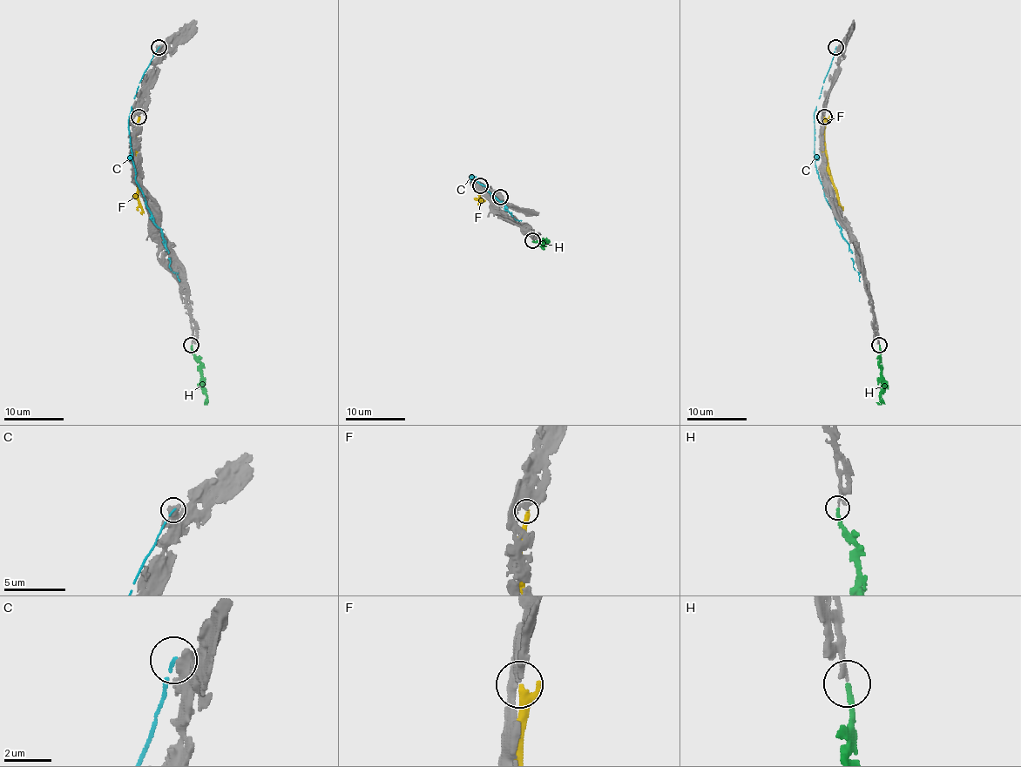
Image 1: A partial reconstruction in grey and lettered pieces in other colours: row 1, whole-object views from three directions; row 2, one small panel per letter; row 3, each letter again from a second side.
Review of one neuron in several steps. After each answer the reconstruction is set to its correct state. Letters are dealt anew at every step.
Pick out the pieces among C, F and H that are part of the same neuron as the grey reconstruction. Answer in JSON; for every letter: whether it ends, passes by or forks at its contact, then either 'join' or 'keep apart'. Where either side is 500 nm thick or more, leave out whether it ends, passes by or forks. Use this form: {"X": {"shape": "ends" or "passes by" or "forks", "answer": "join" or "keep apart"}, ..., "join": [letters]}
{"C": {"answer": "keep apart"}, "F": {"answer": "keep apart"}, "H": {"shape": "ends", "answer": "join"}, "join": ["H"]}

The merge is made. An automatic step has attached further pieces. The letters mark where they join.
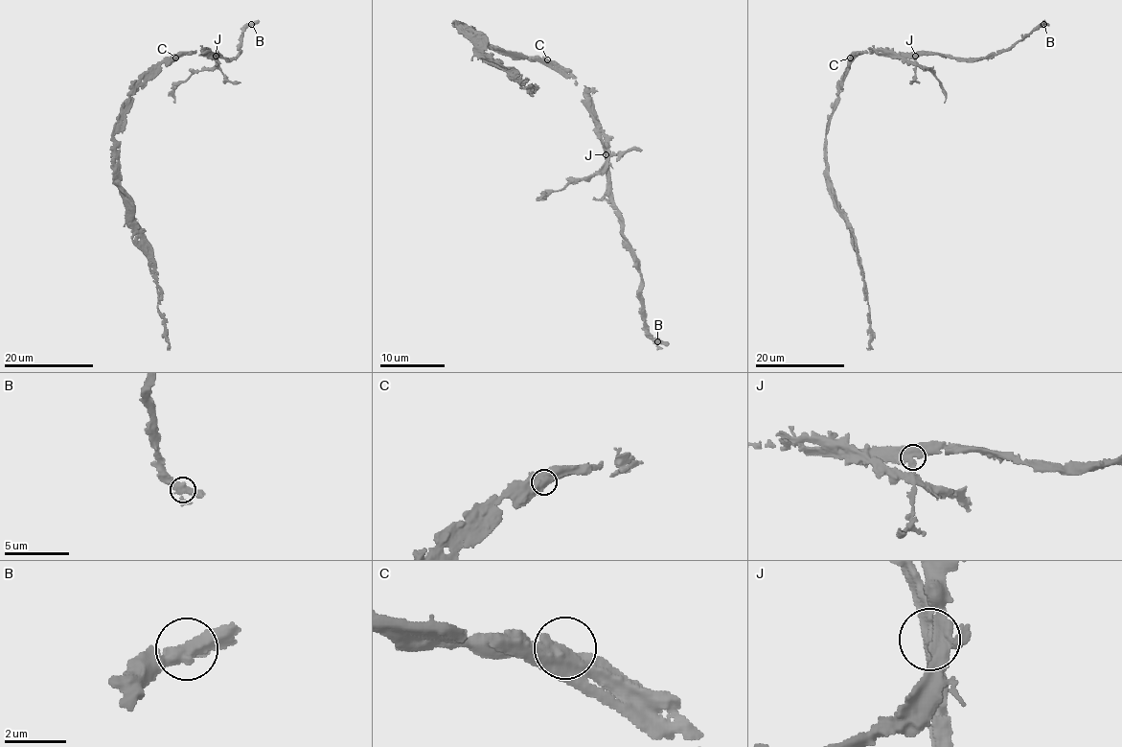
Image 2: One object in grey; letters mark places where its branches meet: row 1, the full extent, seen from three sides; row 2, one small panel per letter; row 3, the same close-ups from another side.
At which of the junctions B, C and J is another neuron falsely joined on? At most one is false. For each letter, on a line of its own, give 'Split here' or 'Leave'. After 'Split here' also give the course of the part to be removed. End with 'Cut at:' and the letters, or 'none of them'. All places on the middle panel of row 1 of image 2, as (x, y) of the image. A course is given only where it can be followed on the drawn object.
B: Leave
C: Leave
J: Split here. Course of the part to remove: (606, 155), (607, 196), (621, 224), (622, 243), (640, 273), (643, 326), (654, 337), (669, 343)
Cut at: J

